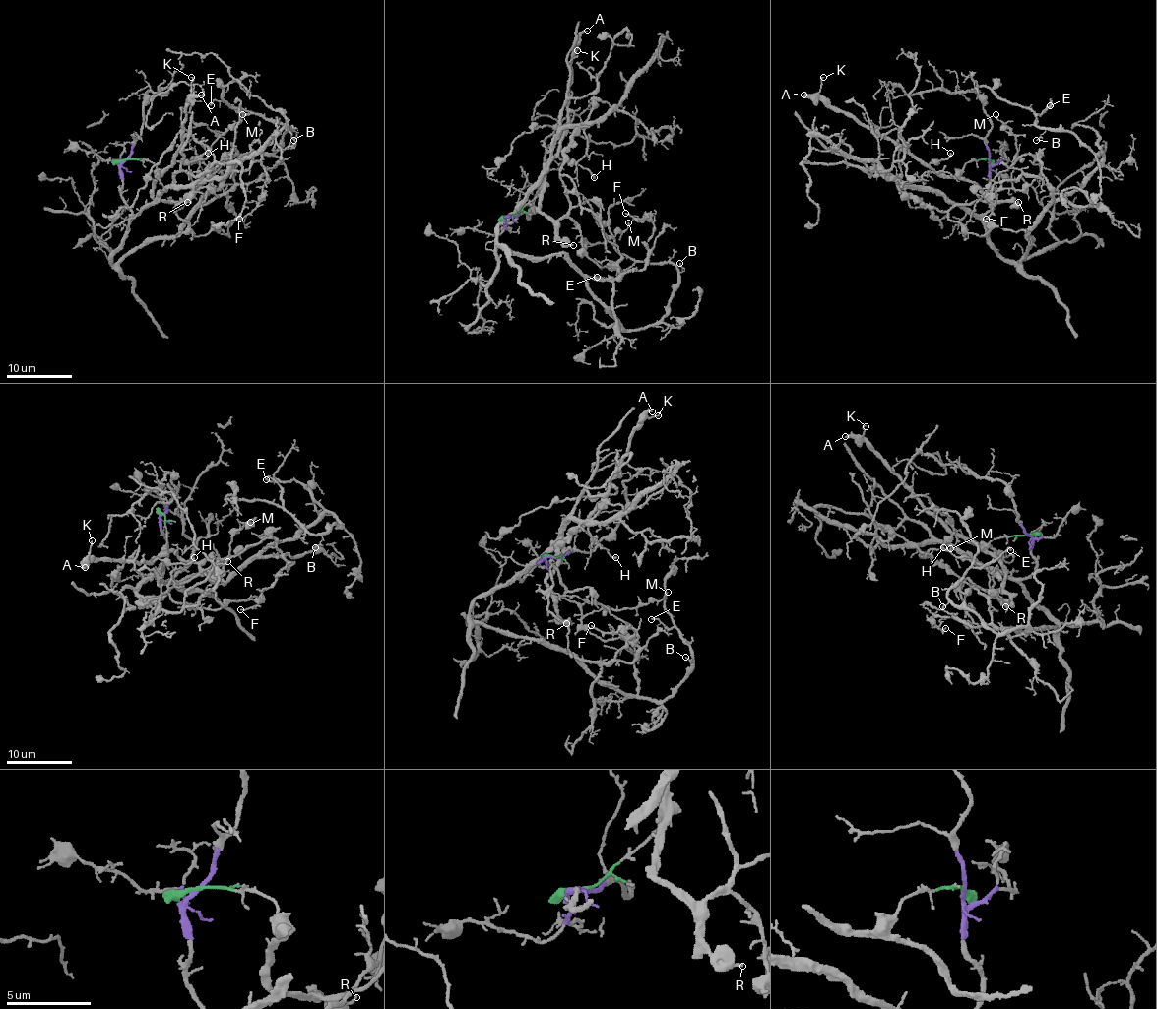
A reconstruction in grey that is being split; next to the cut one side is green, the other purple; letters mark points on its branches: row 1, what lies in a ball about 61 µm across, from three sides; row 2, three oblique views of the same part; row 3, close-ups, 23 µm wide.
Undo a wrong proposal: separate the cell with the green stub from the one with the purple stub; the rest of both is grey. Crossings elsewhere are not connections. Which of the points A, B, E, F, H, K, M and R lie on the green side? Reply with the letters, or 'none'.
A, H, K, M, R

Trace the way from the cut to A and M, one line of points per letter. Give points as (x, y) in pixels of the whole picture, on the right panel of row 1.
A: (989, 160), (969, 160), (954, 175), (934, 173), (925, 163), (858, 124), (850, 116), (804, 95)
M: (989, 160), (969, 160), (961, 176), (991, 201), (998, 190), (1011, 186), (1016, 154), (1016, 138), (996, 115)

